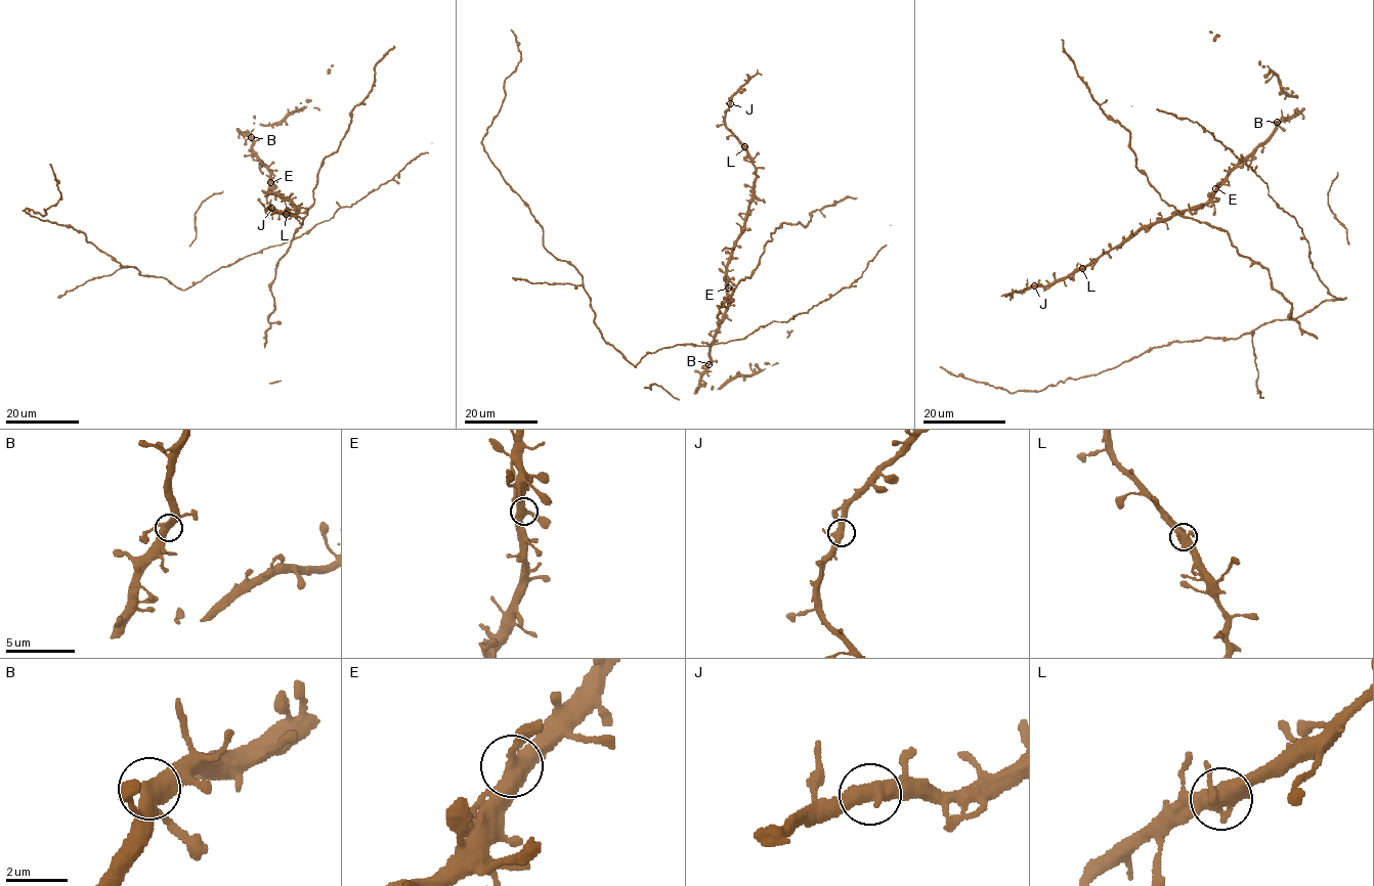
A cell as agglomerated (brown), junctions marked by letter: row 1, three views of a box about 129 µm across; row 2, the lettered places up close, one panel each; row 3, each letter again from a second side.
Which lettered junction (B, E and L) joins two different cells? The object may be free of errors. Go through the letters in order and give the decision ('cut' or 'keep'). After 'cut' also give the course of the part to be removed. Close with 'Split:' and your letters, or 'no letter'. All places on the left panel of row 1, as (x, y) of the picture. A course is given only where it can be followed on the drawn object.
B: keep
E: keep
L: keep
Split: no letter

